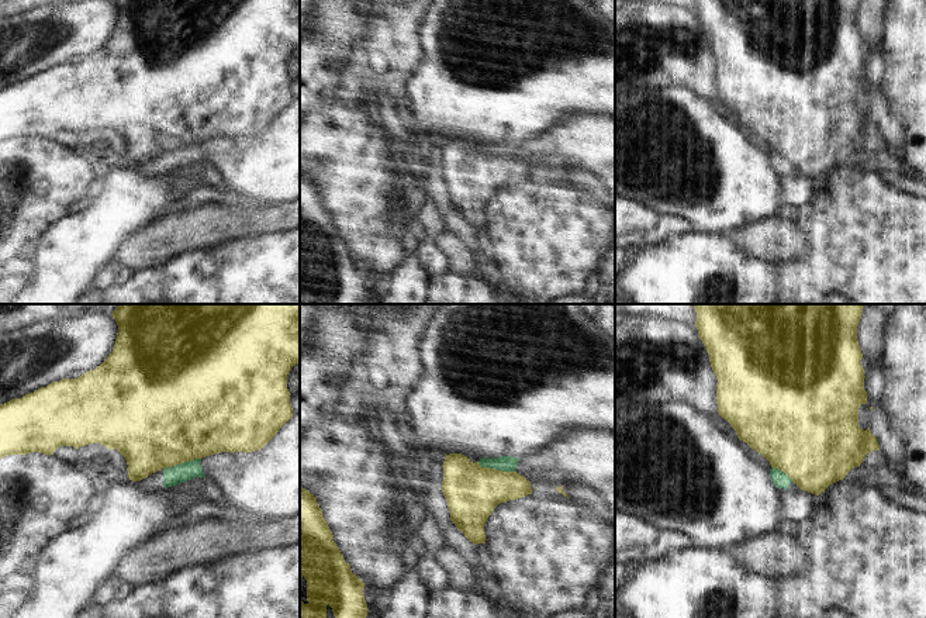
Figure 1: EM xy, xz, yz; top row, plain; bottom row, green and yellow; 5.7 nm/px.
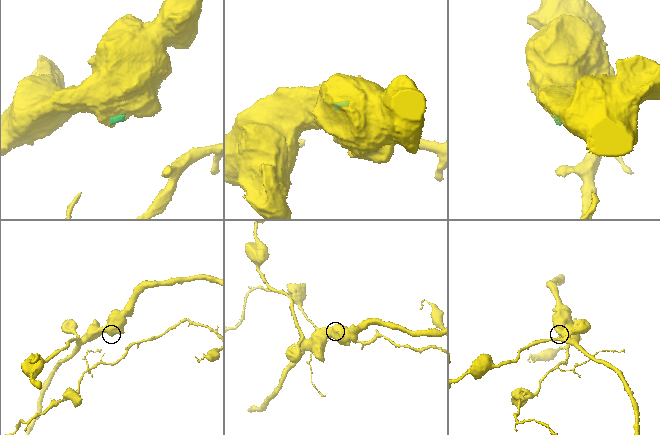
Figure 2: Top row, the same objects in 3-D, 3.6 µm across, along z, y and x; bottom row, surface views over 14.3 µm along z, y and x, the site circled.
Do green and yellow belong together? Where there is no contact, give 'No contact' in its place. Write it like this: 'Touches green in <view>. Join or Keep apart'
Touches green in xz. Keep apart

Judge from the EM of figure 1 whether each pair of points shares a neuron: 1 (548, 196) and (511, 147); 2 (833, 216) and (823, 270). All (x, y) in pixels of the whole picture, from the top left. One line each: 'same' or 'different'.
1: different
2: same

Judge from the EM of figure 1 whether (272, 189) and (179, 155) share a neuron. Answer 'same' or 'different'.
same

